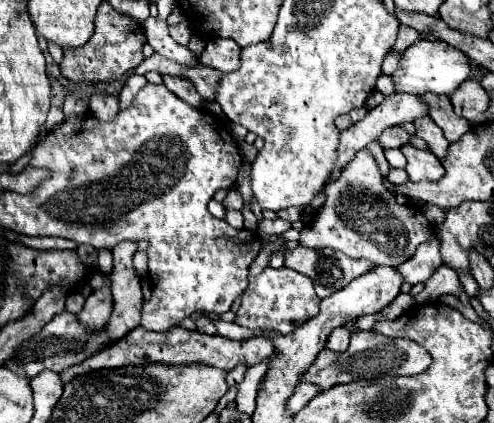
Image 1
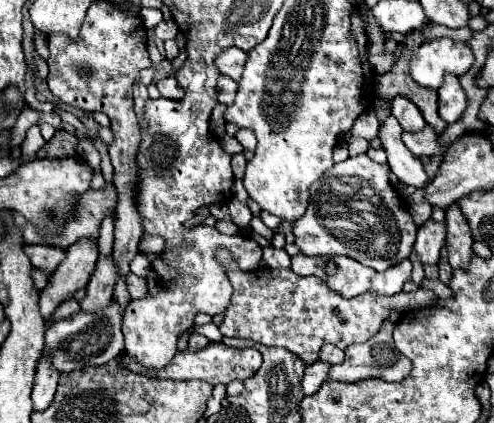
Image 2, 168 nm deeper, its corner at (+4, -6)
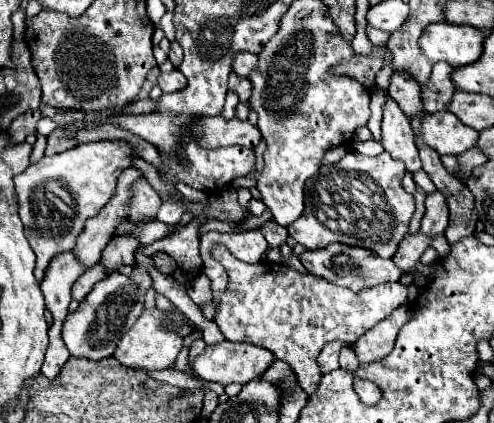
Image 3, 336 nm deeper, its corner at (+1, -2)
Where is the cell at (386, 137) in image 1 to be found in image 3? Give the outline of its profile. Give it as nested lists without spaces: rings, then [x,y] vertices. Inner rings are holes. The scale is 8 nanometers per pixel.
[[[434,112],[422,118],[420,138],[426,146],[436,150],[438,154],[458,156],[466,152],[470,146],[476,146],[478,130],[462,124],[452,112]]]

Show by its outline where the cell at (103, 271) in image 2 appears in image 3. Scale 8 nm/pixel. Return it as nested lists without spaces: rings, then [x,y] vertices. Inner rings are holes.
[[[130,234],[124,236],[114,236],[108,246],[102,252],[102,264],[106,268],[108,274],[114,274],[116,270],[120,270],[120,266],[134,266],[134,252],[138,250],[138,240]]]

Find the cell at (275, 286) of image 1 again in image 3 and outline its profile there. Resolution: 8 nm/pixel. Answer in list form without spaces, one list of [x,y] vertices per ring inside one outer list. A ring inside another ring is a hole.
[[[216,244],[212,252],[218,252],[218,262],[226,268],[230,280],[214,316],[220,332],[230,342],[256,344],[268,348],[276,358],[290,362],[302,390],[308,394],[314,392],[314,386],[322,376],[316,358],[328,342],[354,344],[392,310],[408,304],[408,286],[400,282],[378,284],[362,292],[352,292],[322,280],[322,276],[300,274],[274,262],[240,262],[222,244]]]

